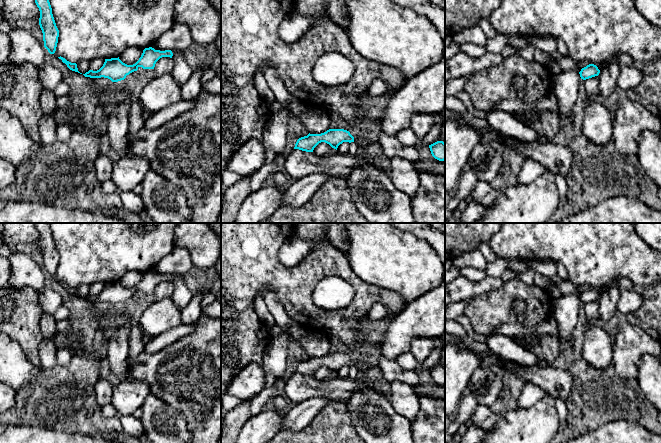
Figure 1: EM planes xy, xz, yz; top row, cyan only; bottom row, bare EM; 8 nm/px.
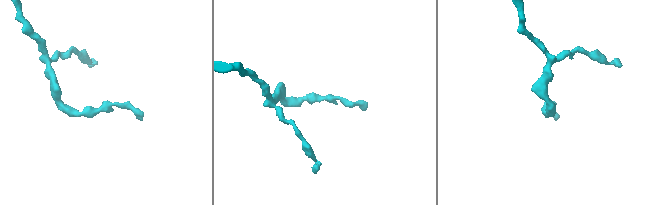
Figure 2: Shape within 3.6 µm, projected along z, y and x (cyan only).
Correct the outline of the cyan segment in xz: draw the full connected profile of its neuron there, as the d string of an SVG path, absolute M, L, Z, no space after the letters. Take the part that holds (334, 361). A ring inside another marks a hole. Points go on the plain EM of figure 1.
M329 353L321 358L309 357L307 360L299 362L294 373L313 376L314 372L321 366L325 366L337 374L338 370L343 366L354 366L354 361L344 353Z

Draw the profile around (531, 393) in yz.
M525 382L517 400L517 406L524 409L530 408L546 395L547 393L538 385Z

